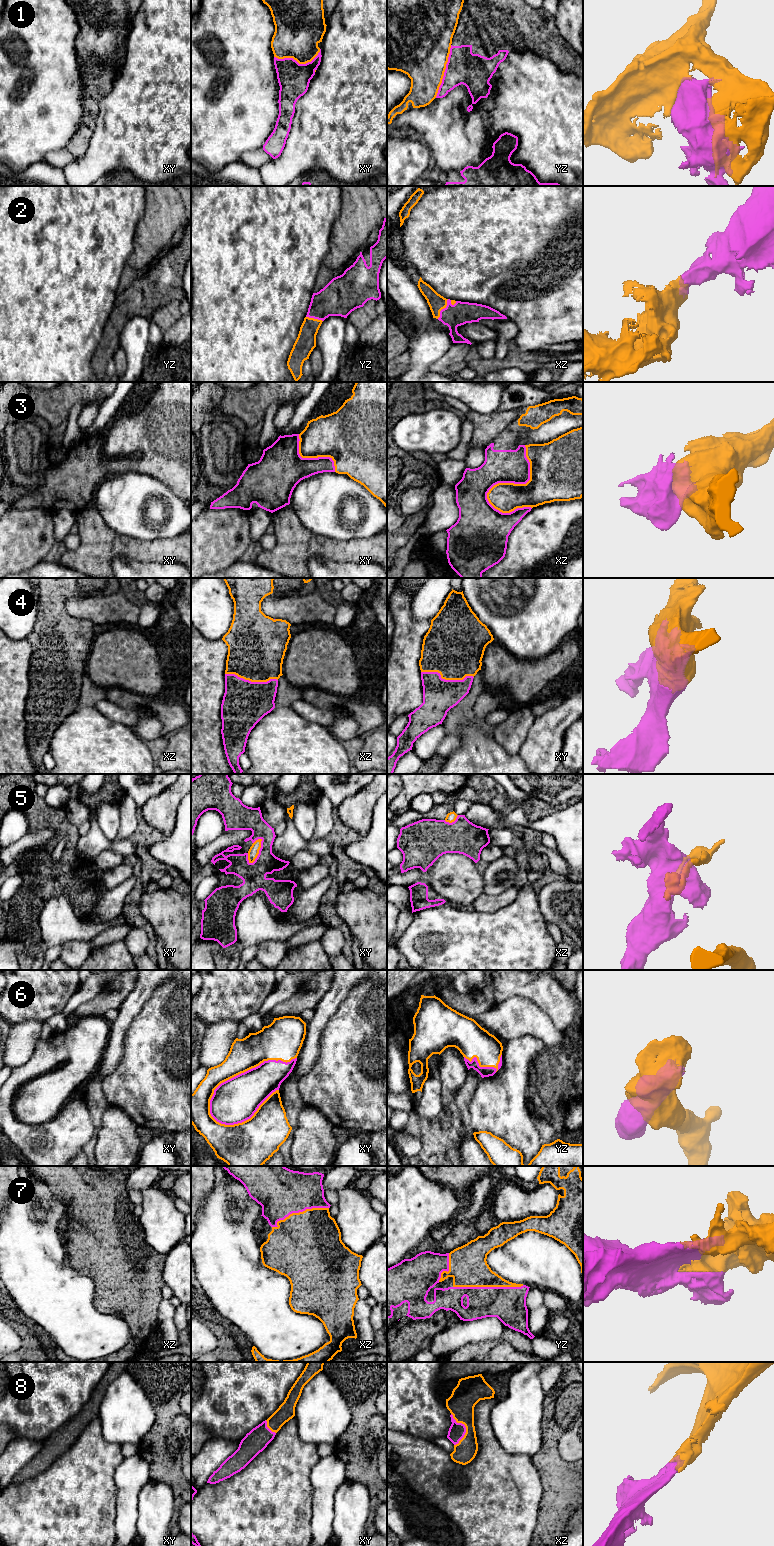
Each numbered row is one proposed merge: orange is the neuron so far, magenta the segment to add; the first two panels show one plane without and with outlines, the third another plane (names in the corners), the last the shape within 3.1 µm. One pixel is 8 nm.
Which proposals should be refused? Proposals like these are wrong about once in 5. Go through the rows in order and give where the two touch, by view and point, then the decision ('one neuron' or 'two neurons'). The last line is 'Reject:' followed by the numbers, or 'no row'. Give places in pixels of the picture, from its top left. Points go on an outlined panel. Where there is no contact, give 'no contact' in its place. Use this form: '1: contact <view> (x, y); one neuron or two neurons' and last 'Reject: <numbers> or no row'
1: contact yz (444, 71); two neurons
2: contact xz (442, 308); one neuron
3: contact xz (513, 483); one neuron
4: contact xy (447, 679); one neuron
5: contact xy (258, 852); two neurons
6: contact xy (242, 1072); one neuron
7: contact yz (488, 1286); one neuron
8: contact xz (465, 1426); one neuron
Reject: 1, 5

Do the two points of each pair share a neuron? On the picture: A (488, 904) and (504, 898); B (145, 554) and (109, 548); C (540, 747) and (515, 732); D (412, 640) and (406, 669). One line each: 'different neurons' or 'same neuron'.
A: same neuron
B: same neuron
C: different neurons
D: same neuron

